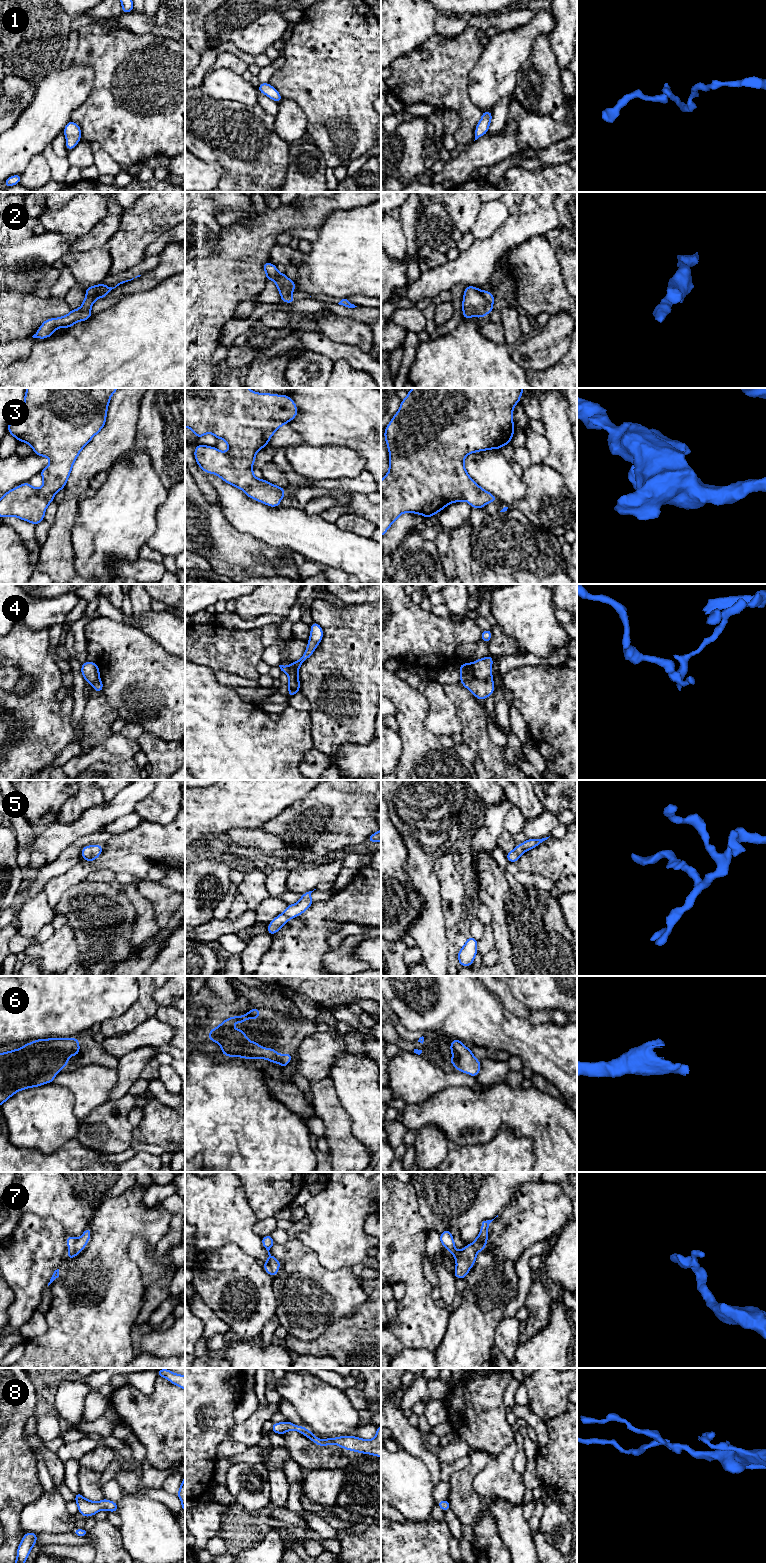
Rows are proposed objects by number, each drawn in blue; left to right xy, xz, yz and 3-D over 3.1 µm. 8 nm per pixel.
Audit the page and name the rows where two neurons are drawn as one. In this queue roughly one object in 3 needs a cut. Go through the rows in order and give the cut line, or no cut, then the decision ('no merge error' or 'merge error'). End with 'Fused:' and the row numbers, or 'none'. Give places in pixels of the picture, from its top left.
1: no cut; no merge error
2: no cut; no merge error
3: no cut; no merge error
4: cut in yz along (473, 663), (473, 677), (470, 680), (461, 682); merge error
5: no cut; no merge error
6: no cut; no merge error
7: no cut; no merge error
8: no cut; no merge error
Fused: 4

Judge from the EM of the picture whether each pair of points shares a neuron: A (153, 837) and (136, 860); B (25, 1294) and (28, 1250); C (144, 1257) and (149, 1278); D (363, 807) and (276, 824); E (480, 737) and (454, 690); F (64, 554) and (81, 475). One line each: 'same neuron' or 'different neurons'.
A: different neurons
B: same neuron
C: same neuron
D: same neuron
E: same neuron
F: same neuron

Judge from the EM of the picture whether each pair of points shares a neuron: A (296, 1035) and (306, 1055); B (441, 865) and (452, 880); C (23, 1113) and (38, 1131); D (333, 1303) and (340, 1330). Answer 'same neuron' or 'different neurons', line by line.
A: different neurons
B: same neuron
C: same neuron
D: different neurons

